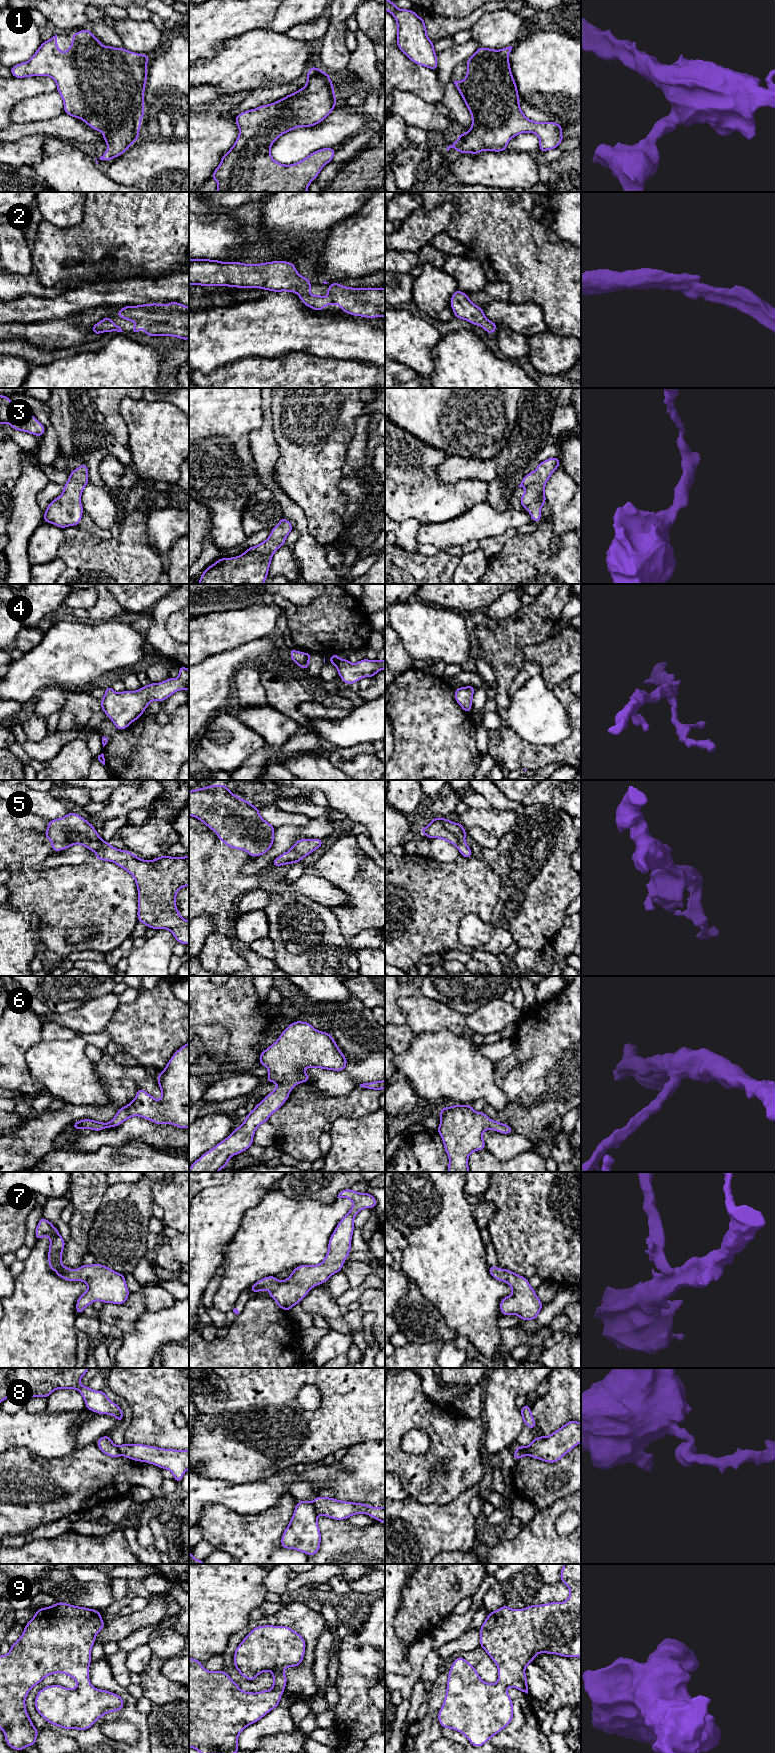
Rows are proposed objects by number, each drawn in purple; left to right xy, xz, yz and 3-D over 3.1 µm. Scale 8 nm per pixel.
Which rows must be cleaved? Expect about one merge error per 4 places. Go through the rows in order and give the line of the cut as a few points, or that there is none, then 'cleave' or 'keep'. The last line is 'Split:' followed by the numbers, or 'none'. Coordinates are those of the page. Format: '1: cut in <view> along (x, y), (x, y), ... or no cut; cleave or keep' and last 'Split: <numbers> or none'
1: no cut; keep
2: no cut; keep
3: no cut; keep
4: no cut; keep
5: no cut; keep
6: no cut; keep
7: no cut; keep
8: cut in xz along (312, 1502), (318, 1514); cleave
9: no cut; keep
Split: 8

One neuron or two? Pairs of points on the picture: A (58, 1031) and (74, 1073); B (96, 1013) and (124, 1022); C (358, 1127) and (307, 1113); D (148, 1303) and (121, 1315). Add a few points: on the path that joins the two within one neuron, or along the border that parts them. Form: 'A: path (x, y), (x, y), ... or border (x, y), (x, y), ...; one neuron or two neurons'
A: border (77, 1034), (72, 1038), (64, 1040), (41, 1040); two neurons
B: border (120, 1003), (105, 1028); two neurons
C: border (358, 1116), (338, 1117), (331, 1124); two neurons
D: path (141, 1303), (138, 1303), (128, 1313); one neuron

